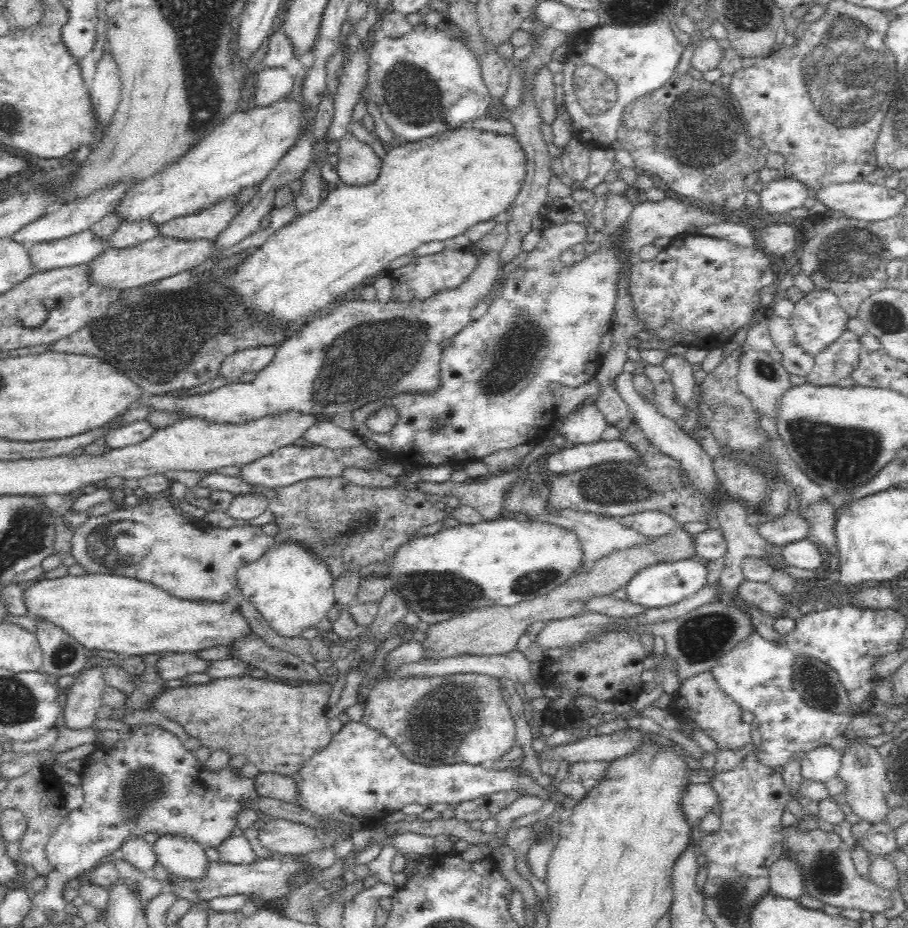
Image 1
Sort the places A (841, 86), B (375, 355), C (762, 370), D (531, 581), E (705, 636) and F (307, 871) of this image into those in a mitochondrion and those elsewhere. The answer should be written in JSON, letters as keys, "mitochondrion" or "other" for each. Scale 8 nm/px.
{"A":"mitochondrion","B":"mitochondrion","C":"mitochondrion","D":"mitochondrion","E":"mitochondrion","F":"other"}

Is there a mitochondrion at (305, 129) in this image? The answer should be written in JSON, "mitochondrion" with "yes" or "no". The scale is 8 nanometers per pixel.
{"mitochondrion":"no"}

